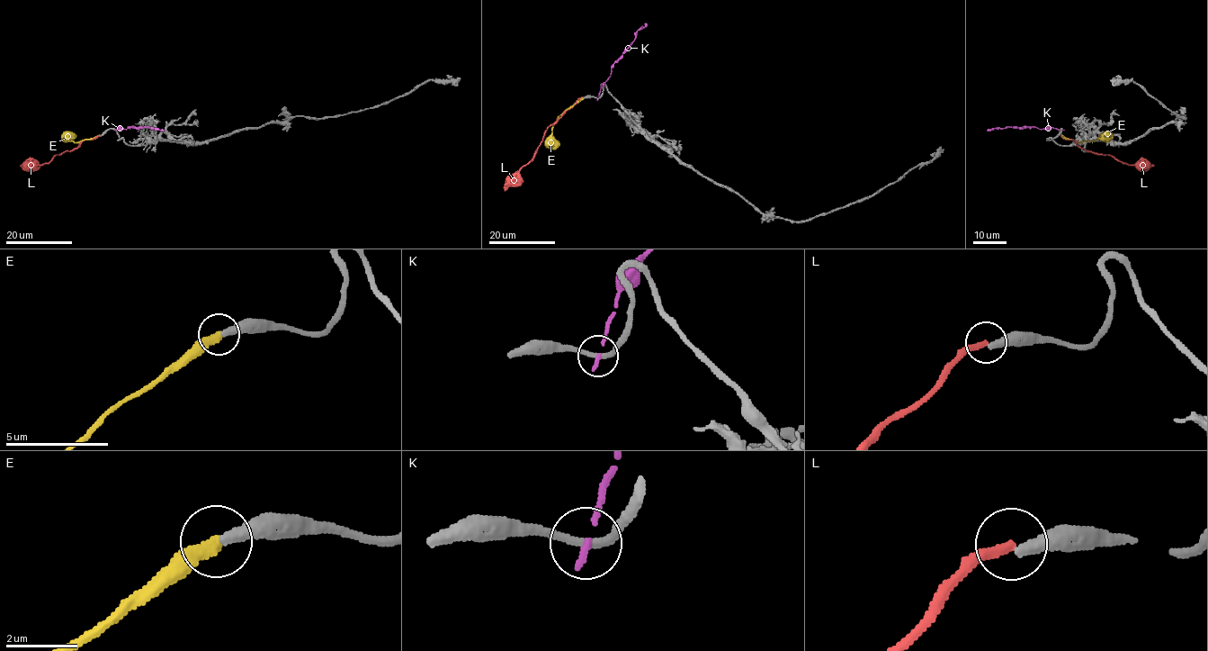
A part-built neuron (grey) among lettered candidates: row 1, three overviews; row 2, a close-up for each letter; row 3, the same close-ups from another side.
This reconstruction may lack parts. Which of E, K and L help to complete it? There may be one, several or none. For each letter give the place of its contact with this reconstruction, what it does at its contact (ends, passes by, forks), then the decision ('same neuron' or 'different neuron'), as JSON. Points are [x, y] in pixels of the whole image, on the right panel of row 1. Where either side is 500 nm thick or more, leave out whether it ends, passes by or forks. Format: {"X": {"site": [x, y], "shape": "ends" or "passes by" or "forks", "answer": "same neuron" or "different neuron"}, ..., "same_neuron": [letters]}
{"E": {"site": [1061, 136], "shape": "ends", "answer": "different neuron"}, "K": {"site": [1061, 130], "shape": "ends", "answer": "different neuron"}, "L": {"site": [1060, 136], "shape": "ends", "answer": "same neuron"}, "same_neuron": ["L"]}

